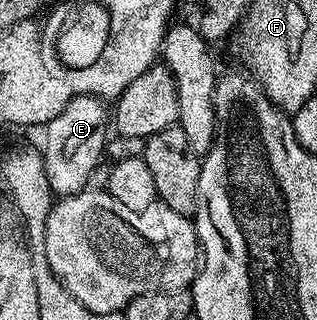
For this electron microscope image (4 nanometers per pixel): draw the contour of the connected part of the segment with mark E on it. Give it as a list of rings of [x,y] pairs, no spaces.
[[[74,97],[61,115],[54,117],[45,127],[47,142],[41,145],[45,171],[51,191],[55,195],[82,193],[88,188],[93,171],[101,164],[99,157],[107,145],[109,109],[97,97]]]

